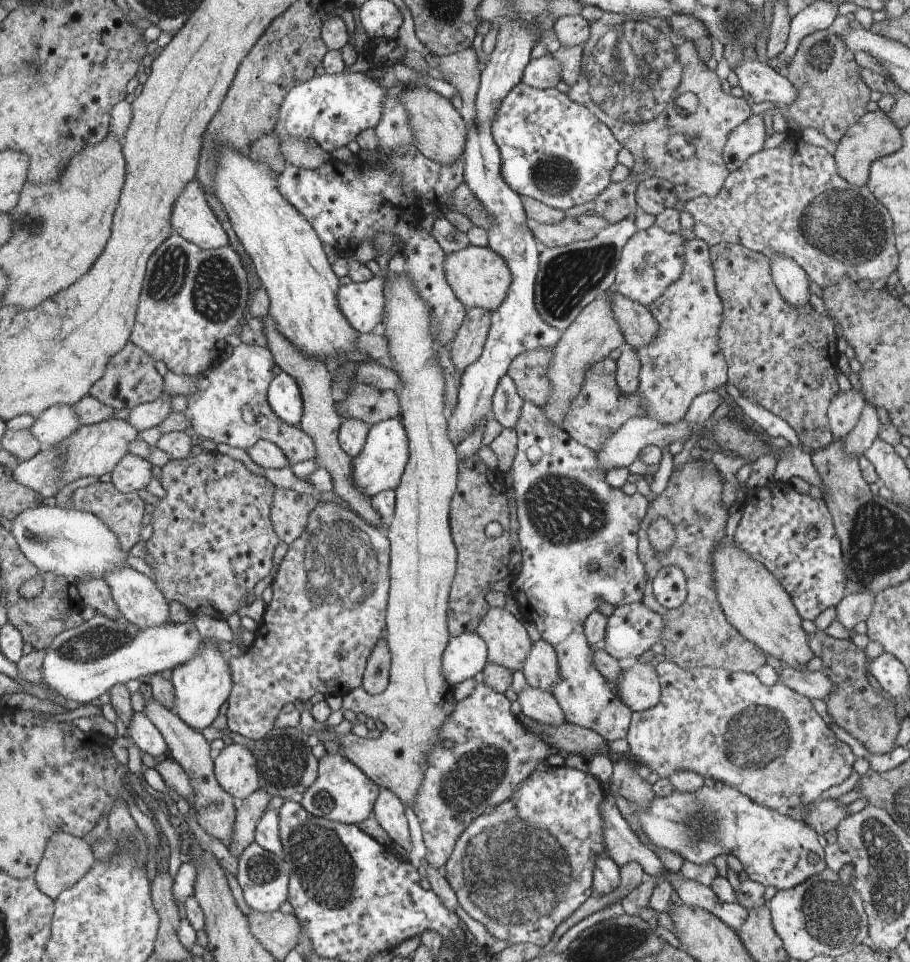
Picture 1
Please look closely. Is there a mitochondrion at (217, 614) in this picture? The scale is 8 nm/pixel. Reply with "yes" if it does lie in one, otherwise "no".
no

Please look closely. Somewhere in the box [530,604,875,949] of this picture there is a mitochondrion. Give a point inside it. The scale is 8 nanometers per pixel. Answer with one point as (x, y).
(760, 737)

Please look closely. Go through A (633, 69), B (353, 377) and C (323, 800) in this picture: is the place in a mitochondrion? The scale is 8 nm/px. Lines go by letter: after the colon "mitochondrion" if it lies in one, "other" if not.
A: mitochondrion
B: other
C: mitochondrion

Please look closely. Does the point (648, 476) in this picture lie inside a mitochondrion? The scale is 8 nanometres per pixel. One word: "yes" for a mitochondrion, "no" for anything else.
no

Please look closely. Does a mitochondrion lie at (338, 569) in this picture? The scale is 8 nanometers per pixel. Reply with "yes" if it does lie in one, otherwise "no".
yes

